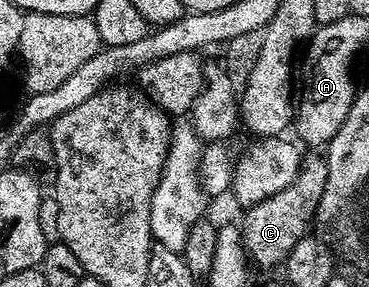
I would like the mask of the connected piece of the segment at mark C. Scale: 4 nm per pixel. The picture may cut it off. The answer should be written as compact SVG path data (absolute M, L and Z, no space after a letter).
M303 159L293 182L284 190L272 194L249 209L246 225L241 225L241 239L245 252L251 261L262 268L274 268L285 261L286 256L296 246L299 239L307 235L306 227L315 219L315 212L321 195L324 194L325 180L328 178L325 159Z

